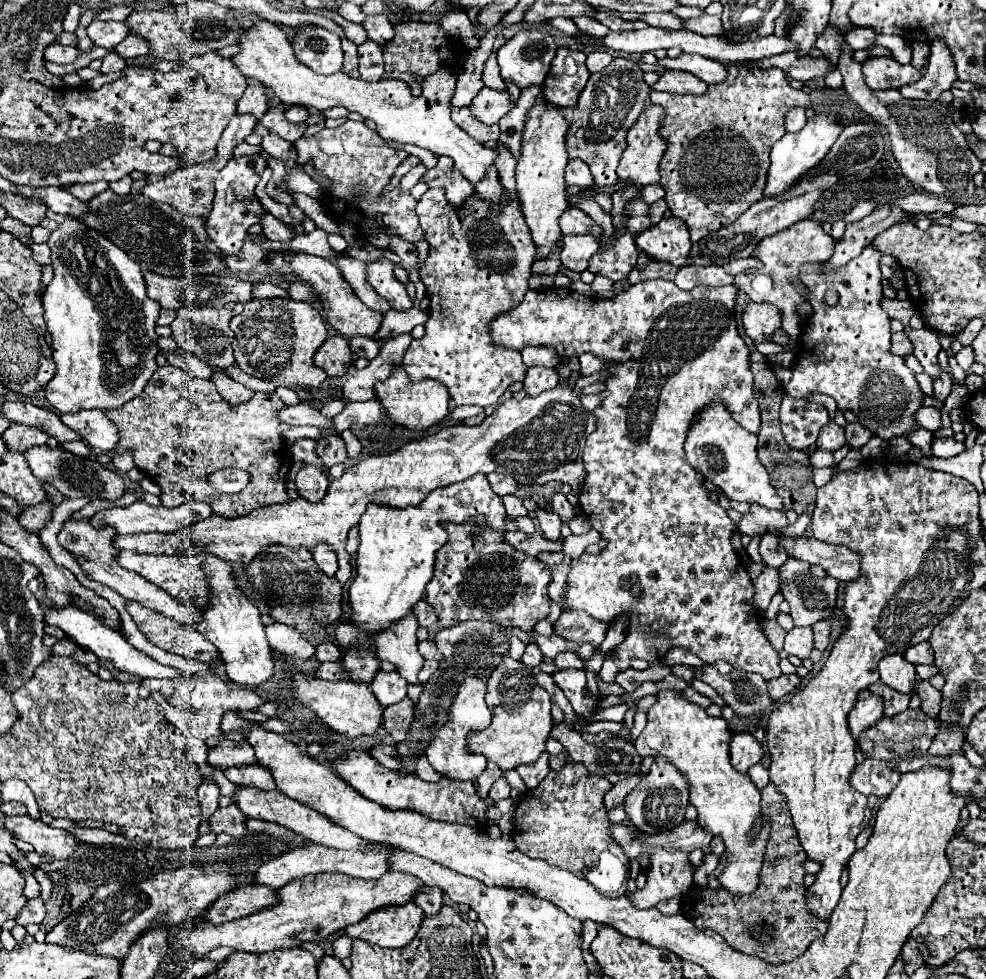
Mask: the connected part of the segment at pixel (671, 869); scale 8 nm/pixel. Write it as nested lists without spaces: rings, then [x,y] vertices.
[[[662,848],[650,856],[650,868],[646,876],[646,886],[642,890],[634,890],[628,894],[636,908],[652,908],[662,900],[684,896],[692,886],[692,870],[686,852],[664,852]]]

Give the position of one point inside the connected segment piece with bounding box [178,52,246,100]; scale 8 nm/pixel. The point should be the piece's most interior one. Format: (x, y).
(222, 76)

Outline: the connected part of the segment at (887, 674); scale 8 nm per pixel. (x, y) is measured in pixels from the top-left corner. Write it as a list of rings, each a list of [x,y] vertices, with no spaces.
[[[902,654],[886,656],[884,660],[880,660],[878,668],[880,668],[880,680],[884,684],[900,692],[912,692],[916,684],[916,670],[914,670],[916,666],[908,664],[908,660],[904,660]]]

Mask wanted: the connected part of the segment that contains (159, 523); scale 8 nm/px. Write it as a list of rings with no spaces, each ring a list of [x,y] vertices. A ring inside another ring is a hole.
[[[136,500],[134,504],[130,506],[124,506],[124,508],[108,508],[108,510],[100,510],[96,512],[90,522],[94,528],[116,528],[118,534],[142,534],[142,532],[176,532],[176,530],[182,530],[194,522],[200,522],[200,520],[206,520],[208,516],[212,516],[212,508],[210,504],[206,502],[186,502],[182,506],[176,506],[176,508],[164,508],[164,506],[150,506],[142,500]]]

